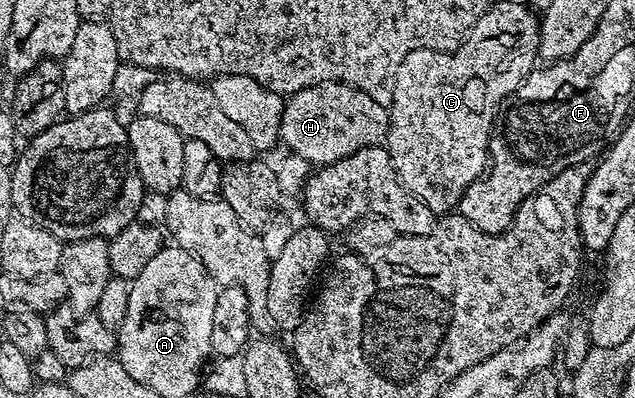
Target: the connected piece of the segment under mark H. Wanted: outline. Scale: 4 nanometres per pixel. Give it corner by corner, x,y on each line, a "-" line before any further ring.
339,81
315,84
292,93
284,103
280,141
294,155
315,166
333,164
369,145
383,144
390,128
390,111
363,91

